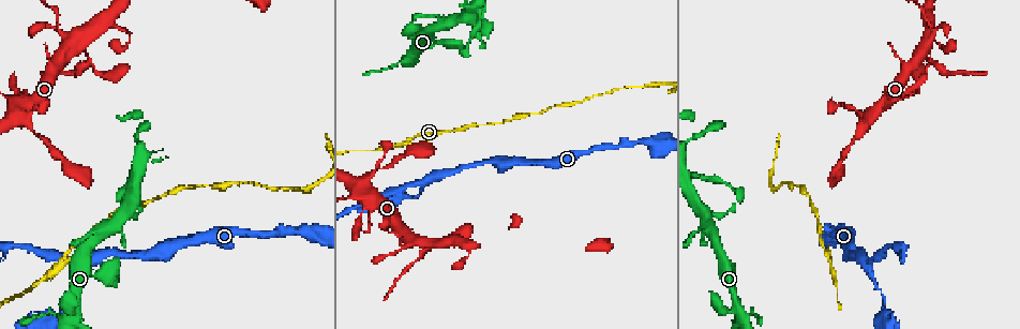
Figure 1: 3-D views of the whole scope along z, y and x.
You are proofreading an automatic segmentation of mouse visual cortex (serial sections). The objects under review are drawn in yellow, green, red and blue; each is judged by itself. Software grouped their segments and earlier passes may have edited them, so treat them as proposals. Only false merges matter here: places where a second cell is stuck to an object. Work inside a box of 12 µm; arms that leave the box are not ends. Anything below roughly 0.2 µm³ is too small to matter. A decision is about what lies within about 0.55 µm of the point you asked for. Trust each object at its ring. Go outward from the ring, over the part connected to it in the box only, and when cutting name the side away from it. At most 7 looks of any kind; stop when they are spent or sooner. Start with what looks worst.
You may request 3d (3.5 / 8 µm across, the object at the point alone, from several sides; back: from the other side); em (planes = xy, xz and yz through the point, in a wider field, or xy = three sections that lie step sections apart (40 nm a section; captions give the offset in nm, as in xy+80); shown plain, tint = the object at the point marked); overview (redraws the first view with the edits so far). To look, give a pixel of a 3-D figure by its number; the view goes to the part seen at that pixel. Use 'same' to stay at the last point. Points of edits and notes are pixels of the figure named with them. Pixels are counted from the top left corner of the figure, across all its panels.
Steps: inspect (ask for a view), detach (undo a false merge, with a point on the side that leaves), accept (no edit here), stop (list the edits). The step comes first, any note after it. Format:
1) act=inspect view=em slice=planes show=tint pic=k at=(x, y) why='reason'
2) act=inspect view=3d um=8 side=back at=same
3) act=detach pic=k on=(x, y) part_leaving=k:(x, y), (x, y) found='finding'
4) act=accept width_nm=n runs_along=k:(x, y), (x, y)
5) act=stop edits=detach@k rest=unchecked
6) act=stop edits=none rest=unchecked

act=inspect view=3d um=3.5 pic=1 at=(72, 45) why='four-way junction'

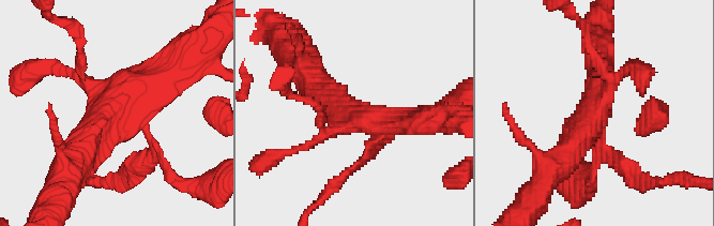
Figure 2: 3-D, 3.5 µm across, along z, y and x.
act=accept runs_along=2:(76, 161), (138, 85), (175, 72) found='one cell here'

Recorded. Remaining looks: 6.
act=inspect view=3d um=3.5 pic=1 at=(865, 265) why='arms part here'

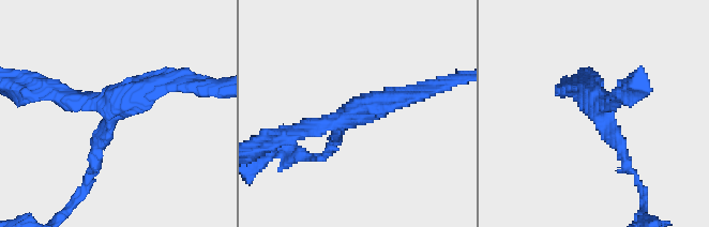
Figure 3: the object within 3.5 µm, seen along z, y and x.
act=inspect view=em slice=planes show=tint pic=3 at=(355, 112) arms=3 arm_widths_nm=150,200,250

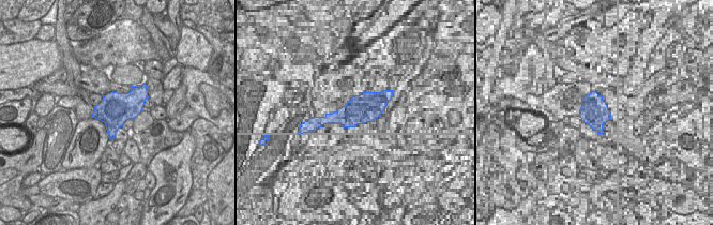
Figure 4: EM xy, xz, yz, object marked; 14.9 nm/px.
act=accept runs_along=3:(172, 85), (110, 110), (93, 166) found='all the same cell'

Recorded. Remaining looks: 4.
act=inspect view=3d um=8 pic=1 at=(18, 114) why='abrupt turn'

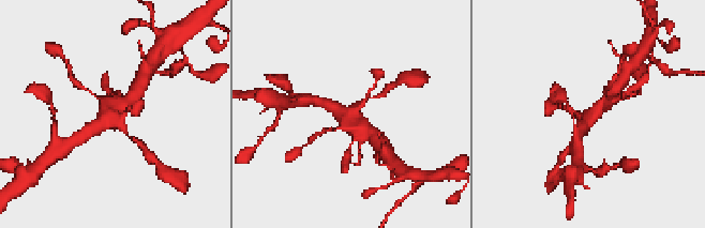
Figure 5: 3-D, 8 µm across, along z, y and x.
act=inspect view=em slice=xy step=3 show=tint pic=5 at=(593, 115)

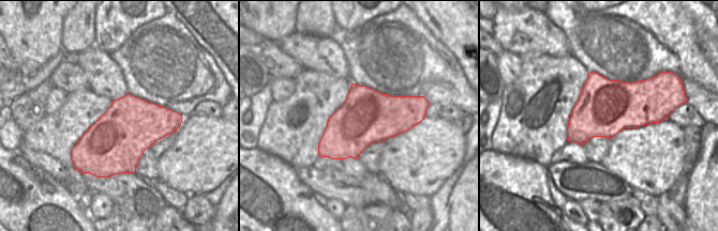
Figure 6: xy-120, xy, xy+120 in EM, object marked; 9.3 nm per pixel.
act=accept runs_along=5:(610, 97), (582, 122), (576, 134) found='one cell here'

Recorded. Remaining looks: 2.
act=stop edits=none rest=unchecked

